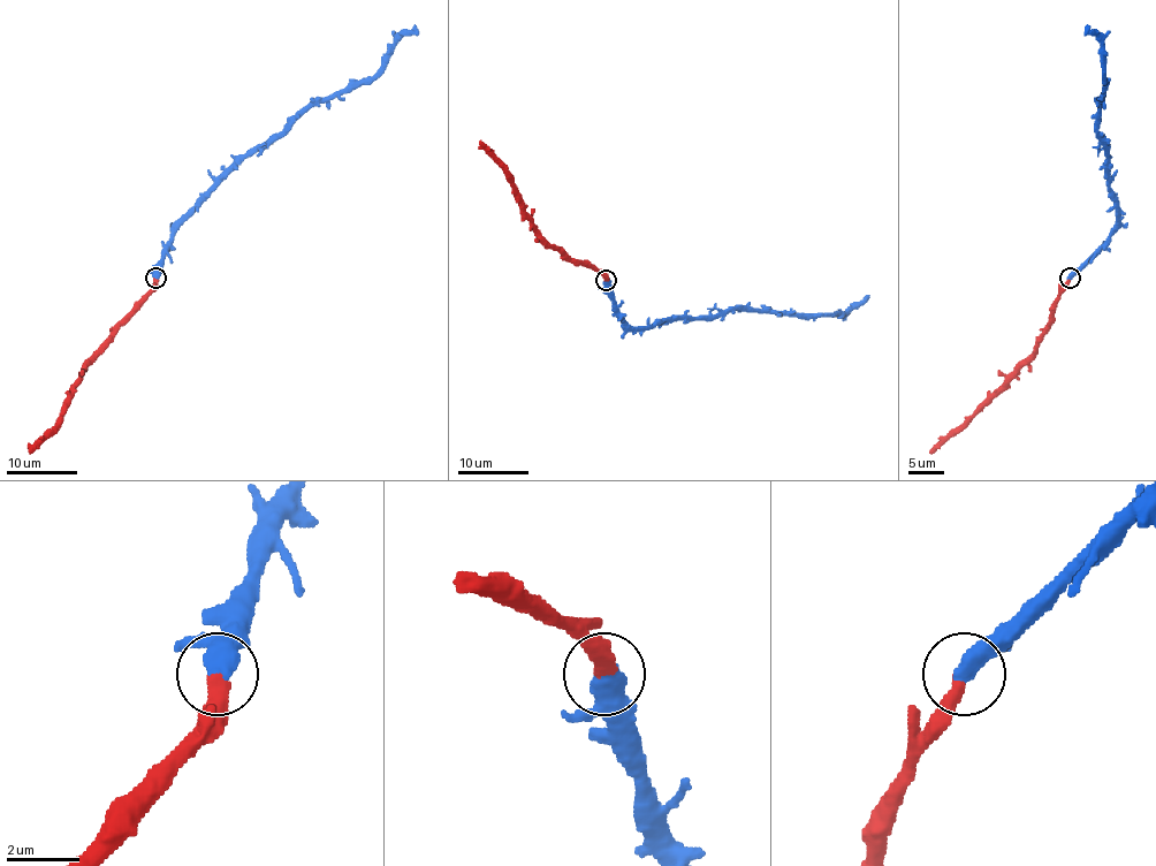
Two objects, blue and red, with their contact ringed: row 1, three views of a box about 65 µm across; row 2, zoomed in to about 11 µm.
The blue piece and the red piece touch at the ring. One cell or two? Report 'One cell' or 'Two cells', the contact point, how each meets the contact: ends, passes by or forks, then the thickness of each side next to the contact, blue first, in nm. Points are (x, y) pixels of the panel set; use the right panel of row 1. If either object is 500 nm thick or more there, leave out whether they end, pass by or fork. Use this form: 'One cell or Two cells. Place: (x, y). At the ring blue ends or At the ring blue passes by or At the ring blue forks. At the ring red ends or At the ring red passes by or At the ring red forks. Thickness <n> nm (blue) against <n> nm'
One cell. Place: (1070, 278). Thickness 600 nm (blue) against 400 nm

